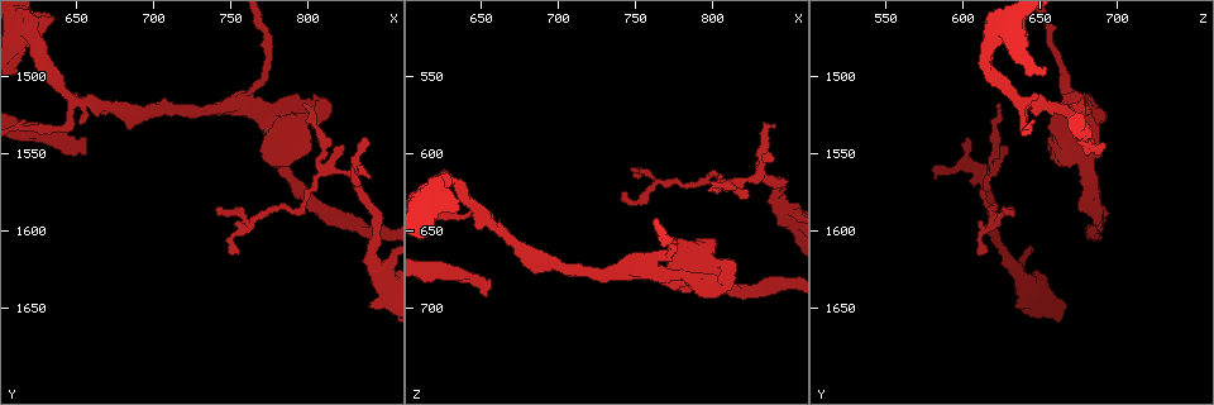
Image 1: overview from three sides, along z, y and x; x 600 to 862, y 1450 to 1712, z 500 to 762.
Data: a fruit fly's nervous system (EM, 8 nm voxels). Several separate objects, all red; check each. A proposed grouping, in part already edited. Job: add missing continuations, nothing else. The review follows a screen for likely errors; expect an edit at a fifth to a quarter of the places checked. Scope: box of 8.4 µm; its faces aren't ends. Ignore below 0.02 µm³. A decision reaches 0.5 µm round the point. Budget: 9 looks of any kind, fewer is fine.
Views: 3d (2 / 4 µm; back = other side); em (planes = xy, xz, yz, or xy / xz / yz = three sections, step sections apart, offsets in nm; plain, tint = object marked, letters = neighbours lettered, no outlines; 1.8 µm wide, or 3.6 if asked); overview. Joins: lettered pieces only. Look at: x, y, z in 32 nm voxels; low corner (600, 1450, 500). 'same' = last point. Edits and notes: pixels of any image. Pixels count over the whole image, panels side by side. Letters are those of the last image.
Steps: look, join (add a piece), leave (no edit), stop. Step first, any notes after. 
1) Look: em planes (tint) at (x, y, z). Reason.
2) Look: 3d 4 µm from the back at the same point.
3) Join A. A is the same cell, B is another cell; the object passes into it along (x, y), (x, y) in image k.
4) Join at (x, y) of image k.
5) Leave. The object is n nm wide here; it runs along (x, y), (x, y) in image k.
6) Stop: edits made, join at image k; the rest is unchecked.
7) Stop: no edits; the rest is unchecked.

Look: 3d 2 µm at (796, 1518, 622). An open end.

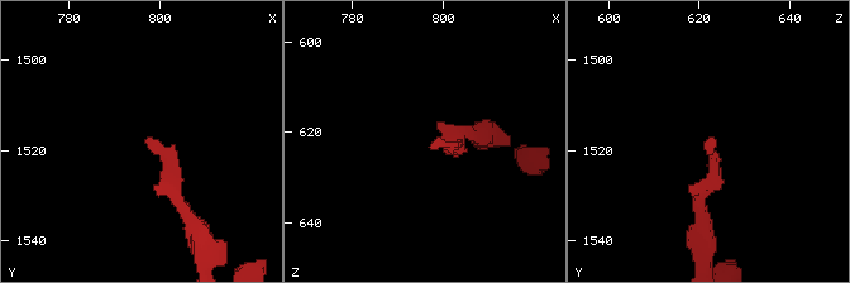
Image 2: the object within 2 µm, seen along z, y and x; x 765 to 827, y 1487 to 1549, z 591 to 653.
Look: em xz step 4 (tint) at (797, 1518, 624).

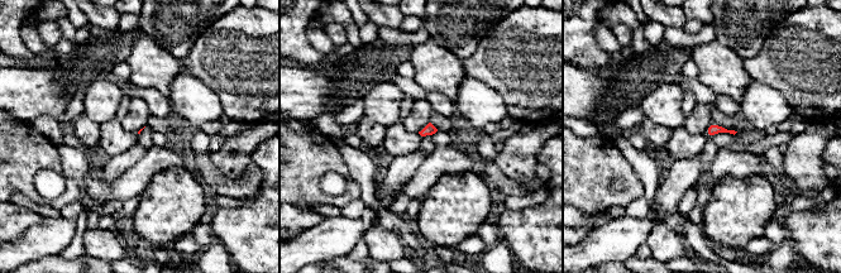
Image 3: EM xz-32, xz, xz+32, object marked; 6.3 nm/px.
Look: em xz step 4 (letters) at the same point. See the neighbours.

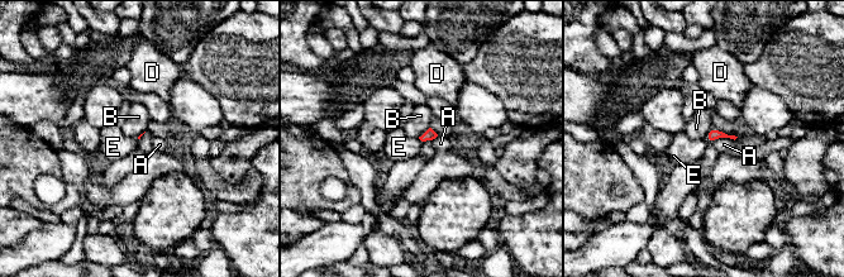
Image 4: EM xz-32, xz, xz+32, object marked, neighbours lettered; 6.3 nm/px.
Leave. The longest contact is with A, 170 nm; A, B, D and E are other cells; a border runs along (704, 139), (709, 143) in image 4; none of them fits.

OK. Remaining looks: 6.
Look: em 3.6 µm planes (letters) at (792, 1510, 678). Stops while still wide.

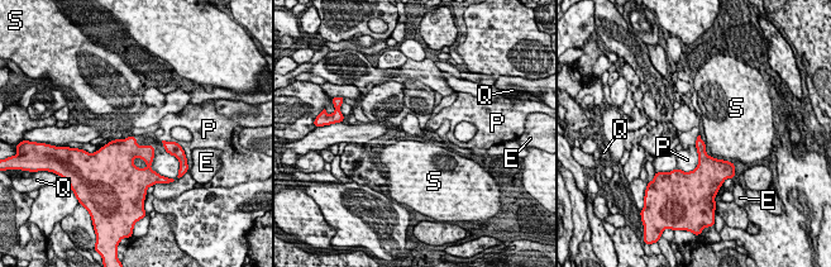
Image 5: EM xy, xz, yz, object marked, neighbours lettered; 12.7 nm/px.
Leave. E, P, Q and S are other cells; a border runs along (722, 158), (731, 162) in image 5; no lettered piece goes on from it.

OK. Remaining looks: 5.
Look: em xz step 8 (tint) at (654, 1546, 694). Free end.

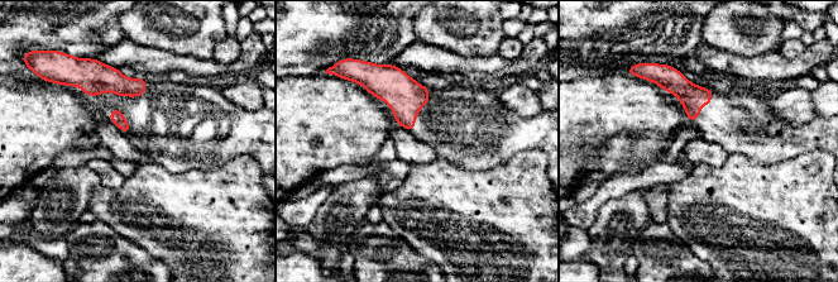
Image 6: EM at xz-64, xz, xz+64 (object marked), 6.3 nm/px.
Look: em planes (letters) at the same point.

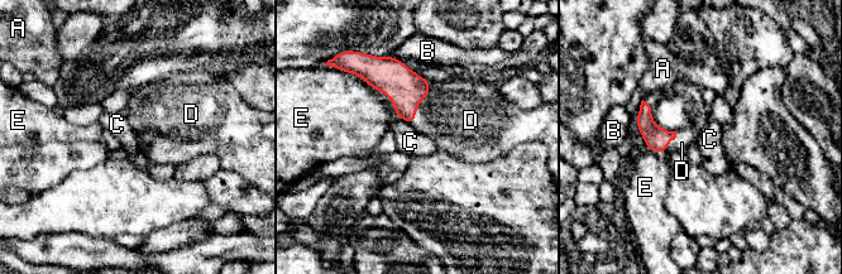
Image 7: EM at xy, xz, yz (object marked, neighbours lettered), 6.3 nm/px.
Join D. D is the same cell, A, B, C and E are other cells; it goes on there.

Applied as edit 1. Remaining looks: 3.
Look: em planes (letters) at (648, 1514, 638). A fork.

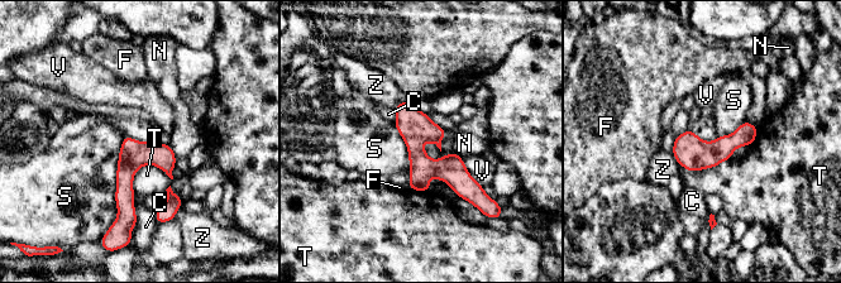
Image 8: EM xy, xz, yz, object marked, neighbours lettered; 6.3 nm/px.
Leave. C, F, N, S, T, V and Z are other cells; none of them fits.

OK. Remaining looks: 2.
Stop: edits made, join at image 7; the rest is unchecked.

